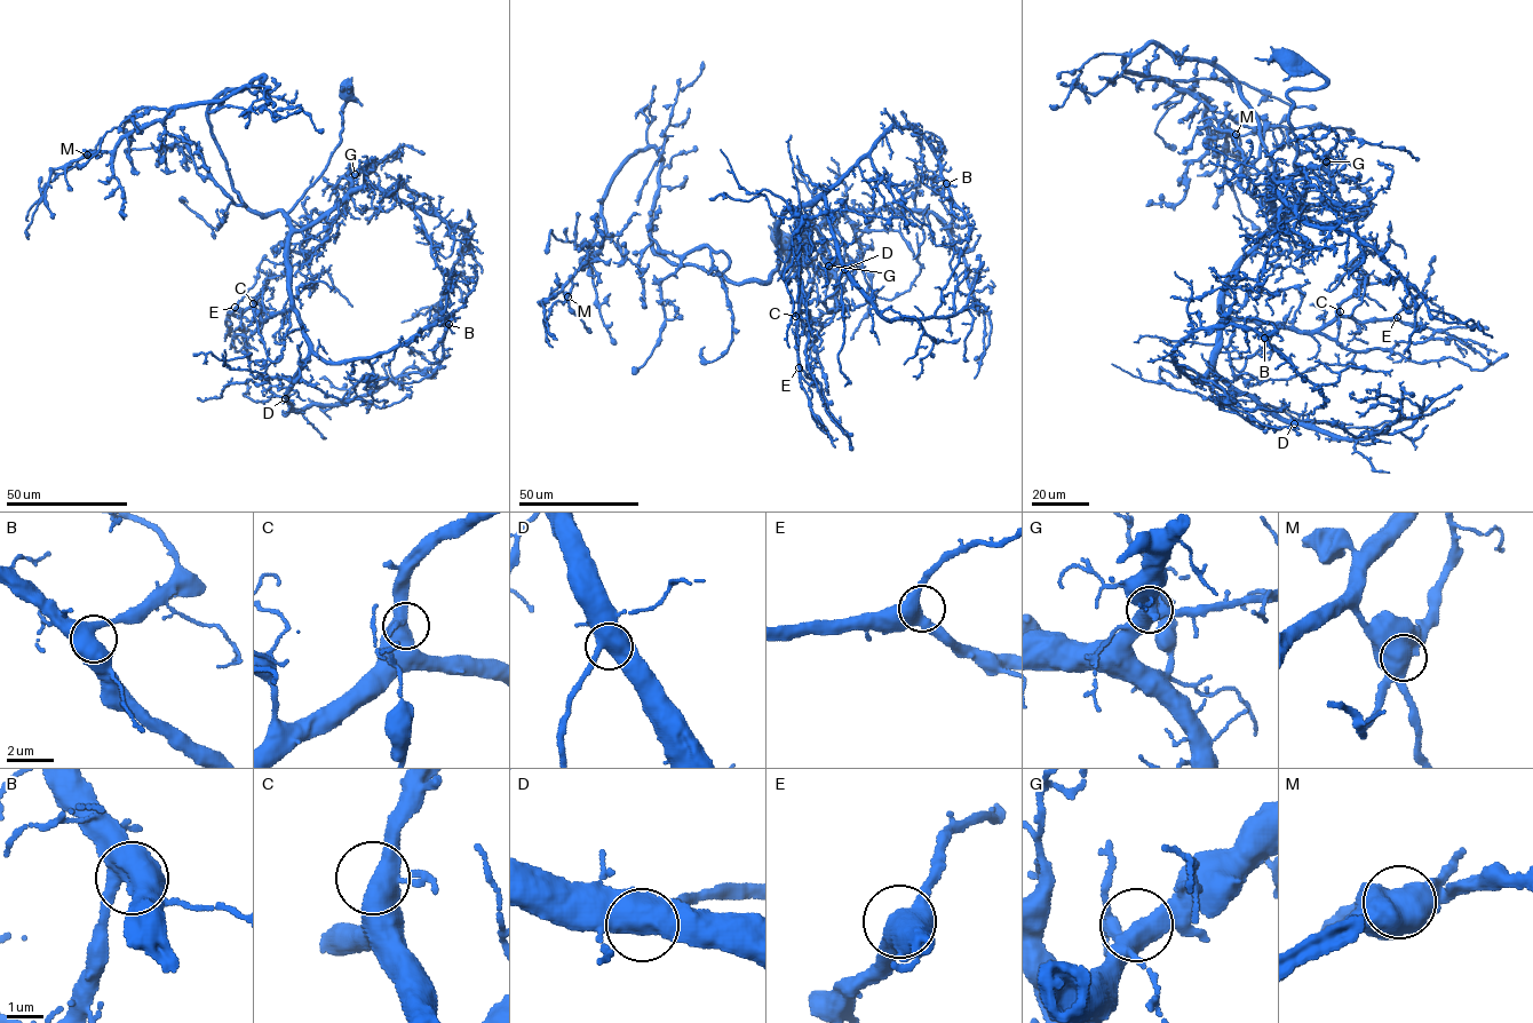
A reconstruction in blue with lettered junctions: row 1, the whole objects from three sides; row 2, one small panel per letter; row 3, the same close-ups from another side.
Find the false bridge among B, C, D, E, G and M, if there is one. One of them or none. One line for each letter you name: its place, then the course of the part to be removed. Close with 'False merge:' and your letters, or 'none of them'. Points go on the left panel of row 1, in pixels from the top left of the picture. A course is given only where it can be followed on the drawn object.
M: Place: (87, 155). Course of the part to remove: (87, 155), (44, 187), (41, 197), (28, 211), (28, 221)
False merge: M

